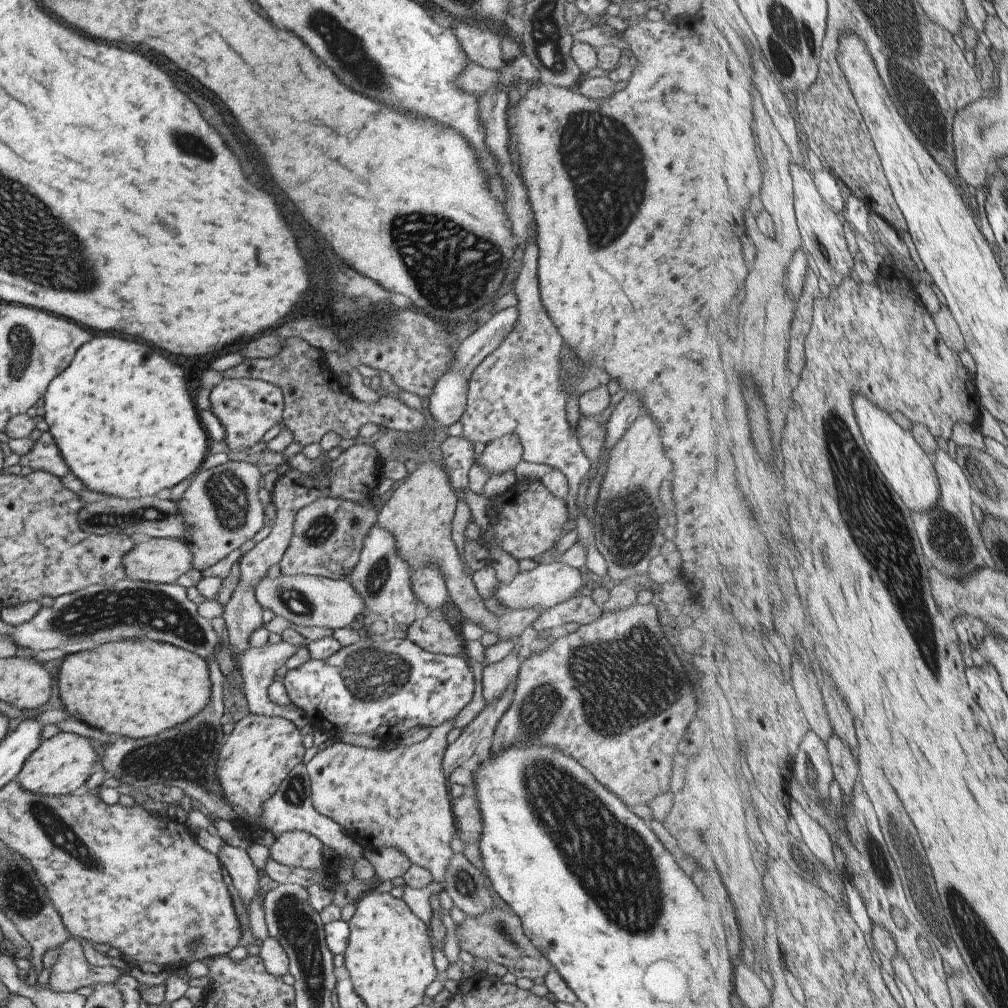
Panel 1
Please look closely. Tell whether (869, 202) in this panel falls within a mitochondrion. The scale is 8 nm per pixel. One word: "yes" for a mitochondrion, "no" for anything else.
no

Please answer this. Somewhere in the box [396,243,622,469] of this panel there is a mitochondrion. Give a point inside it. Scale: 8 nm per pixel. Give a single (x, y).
(574, 374)

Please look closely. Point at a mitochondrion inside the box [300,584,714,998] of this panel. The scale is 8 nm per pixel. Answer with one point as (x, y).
(613, 862)

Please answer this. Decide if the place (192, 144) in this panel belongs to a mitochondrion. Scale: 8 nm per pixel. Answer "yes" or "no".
yes

